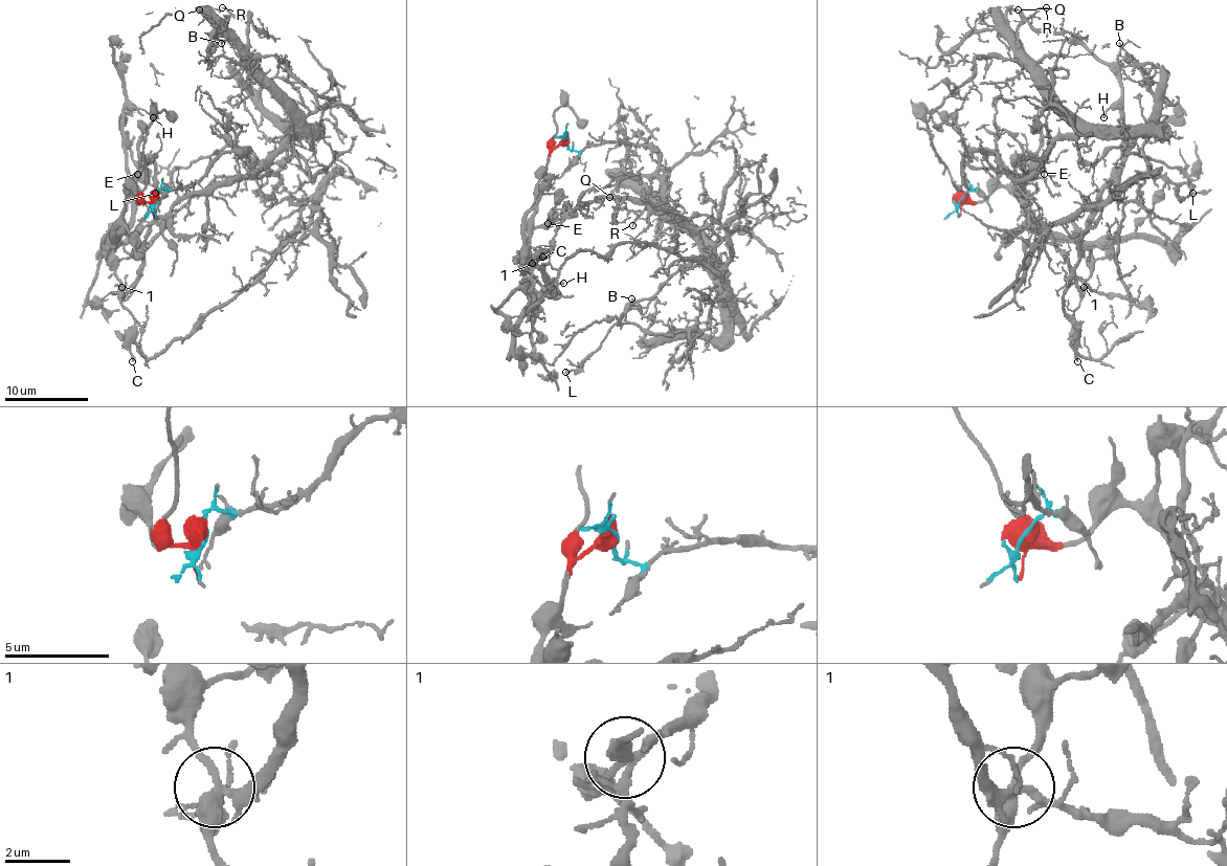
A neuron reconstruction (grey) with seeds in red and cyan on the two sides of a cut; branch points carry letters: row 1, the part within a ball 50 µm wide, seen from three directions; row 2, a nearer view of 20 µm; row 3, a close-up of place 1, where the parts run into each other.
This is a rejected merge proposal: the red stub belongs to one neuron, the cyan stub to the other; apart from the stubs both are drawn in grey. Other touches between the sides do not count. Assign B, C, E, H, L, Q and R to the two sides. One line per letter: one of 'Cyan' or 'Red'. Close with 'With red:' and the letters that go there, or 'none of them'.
B: Cyan
C: Red
E: Red
H: Red
L: Cyan
Q: Cyan
R: Cyan
With red: C, E, H

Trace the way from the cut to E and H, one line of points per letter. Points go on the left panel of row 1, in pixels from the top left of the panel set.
E: (157, 199), (138, 201), (130, 189), (130, 178), (144, 157), (138, 174)
H: (157, 199), (138, 201), (130, 186), (119, 235), (136, 201), (126, 109), (153, 117)

